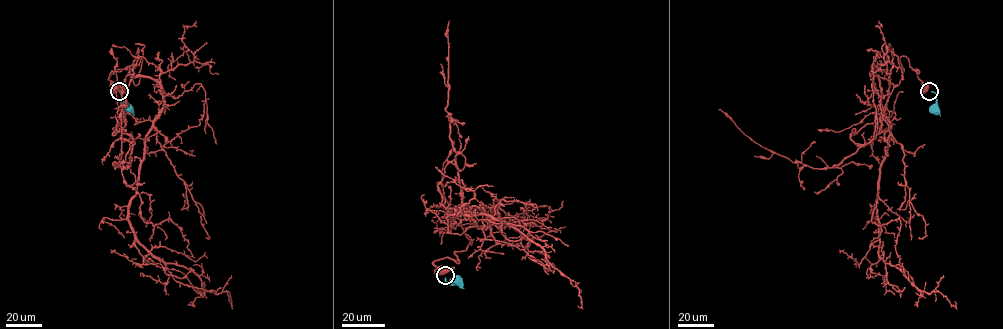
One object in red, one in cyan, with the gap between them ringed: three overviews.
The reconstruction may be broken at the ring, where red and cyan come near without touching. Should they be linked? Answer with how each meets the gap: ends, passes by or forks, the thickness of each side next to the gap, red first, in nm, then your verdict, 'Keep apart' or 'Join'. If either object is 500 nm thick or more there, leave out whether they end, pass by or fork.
Thickness 900 nm (red) against 320 nm. Keep apart

